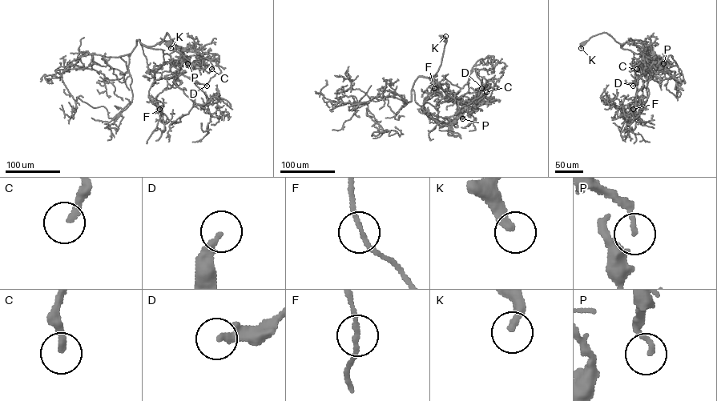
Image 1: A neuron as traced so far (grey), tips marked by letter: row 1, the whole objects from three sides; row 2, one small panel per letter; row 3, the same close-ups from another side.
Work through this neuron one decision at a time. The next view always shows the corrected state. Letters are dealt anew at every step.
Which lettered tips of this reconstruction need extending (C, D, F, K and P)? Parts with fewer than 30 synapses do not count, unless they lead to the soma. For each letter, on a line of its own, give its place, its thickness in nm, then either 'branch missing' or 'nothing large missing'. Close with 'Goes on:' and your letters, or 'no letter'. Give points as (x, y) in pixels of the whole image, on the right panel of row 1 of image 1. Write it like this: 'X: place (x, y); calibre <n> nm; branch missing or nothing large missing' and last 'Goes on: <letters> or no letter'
C: place (637, 69); calibre 240 nm; branch missing
D: place (633, 86); calibre 320 nm; branch missing
F: place (633, 109); calibre 150 nm; nothing large missing
K: place (581, 48); calibre 300 nm; nothing large missing
P: place (663, 63); calibre 150 nm; nothing large missing
Goes on: C, D

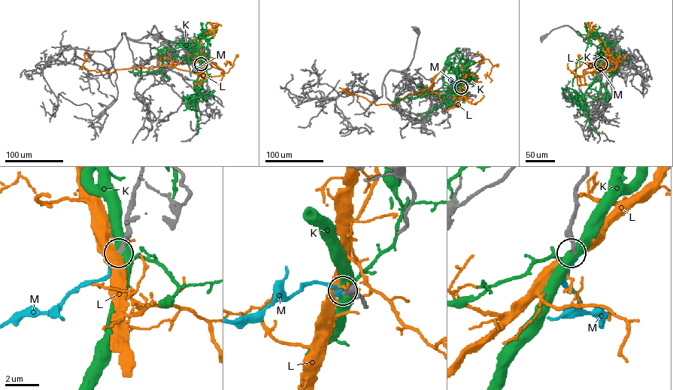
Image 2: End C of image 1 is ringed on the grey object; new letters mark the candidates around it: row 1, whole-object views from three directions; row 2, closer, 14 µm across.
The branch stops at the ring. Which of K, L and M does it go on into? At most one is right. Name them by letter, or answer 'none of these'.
M

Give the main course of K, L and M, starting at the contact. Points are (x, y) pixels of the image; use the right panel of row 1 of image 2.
K: (601, 64), (608, 46), (605, 48), (605, 55), (610, 71), (616, 73), (617, 69)
L: (601, 64), (592, 71), (577, 77), (573, 71), (580, 66), (579, 55)
M: (601, 64), (601, 67), (593, 72), (593, 76)

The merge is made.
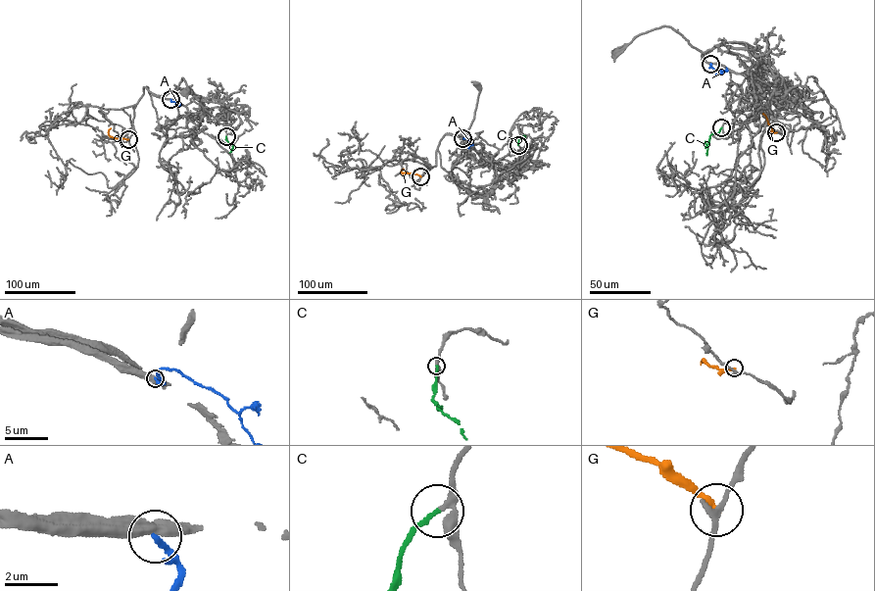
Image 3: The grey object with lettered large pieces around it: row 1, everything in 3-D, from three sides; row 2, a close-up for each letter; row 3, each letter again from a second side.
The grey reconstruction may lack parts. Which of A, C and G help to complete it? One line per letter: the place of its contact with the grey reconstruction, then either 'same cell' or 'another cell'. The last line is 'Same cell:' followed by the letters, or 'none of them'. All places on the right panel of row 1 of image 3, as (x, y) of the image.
A: contact (710, 64); another cell
C: contact (721, 127); same cell
G: contact (776, 132); another cell
Same cell: C

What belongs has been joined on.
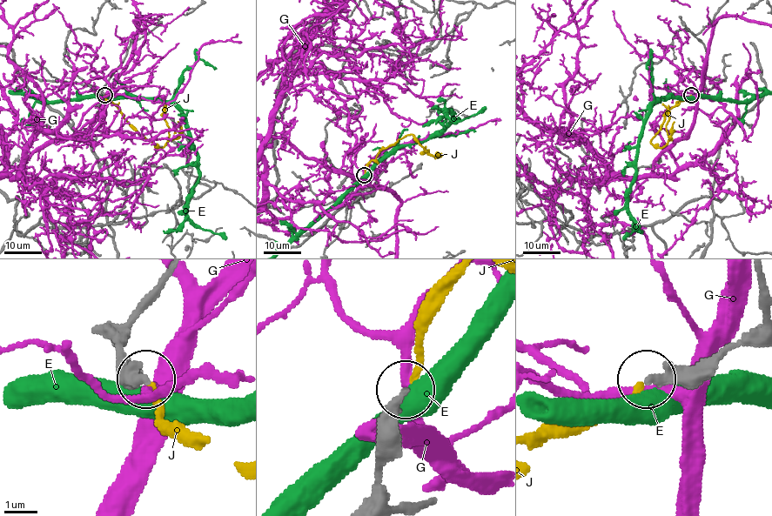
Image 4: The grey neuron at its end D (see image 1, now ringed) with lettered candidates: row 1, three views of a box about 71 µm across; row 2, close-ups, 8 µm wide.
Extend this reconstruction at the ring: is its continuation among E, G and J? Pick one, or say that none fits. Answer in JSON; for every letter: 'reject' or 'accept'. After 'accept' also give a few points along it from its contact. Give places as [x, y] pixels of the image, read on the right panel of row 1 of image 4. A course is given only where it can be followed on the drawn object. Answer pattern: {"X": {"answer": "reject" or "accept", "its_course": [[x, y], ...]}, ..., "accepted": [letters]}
{"E": {"answer": "reject"}, "G": {"answer": "reject"}, "J": {"answer": "accept", "its_course": [[691, 95], [668, 109], [651, 140], [660, 148], [668, 139], [669, 119], [662, 103]]}, "accepted": ["J"]}

